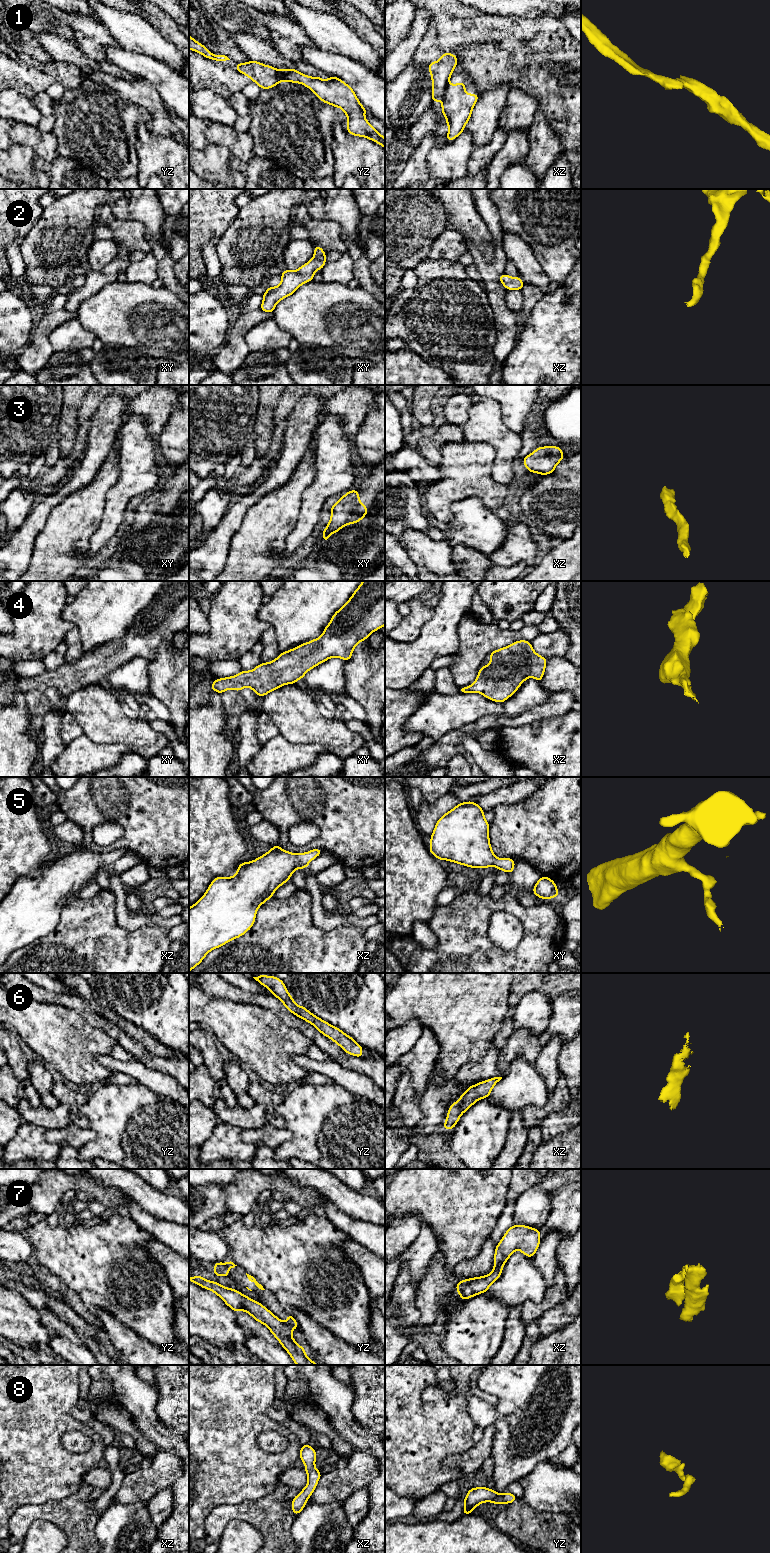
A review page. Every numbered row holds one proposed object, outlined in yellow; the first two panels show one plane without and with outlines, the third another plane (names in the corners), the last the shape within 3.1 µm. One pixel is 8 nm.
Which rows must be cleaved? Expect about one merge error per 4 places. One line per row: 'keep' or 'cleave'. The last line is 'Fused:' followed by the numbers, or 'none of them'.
1: cleave
2: keep
3: keep
4: keep
5: keep
6: keep
7: cleave
8: keep
Fused: 1, 7

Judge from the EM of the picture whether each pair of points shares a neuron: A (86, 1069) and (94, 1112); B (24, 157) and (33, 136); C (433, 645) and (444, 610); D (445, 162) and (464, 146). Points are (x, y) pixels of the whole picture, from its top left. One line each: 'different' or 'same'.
A: different
B: different
C: same
D: same

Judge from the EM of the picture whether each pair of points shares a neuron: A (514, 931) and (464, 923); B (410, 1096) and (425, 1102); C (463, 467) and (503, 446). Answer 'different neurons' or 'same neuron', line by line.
A: different neurons
B: different neurons
C: different neurons

